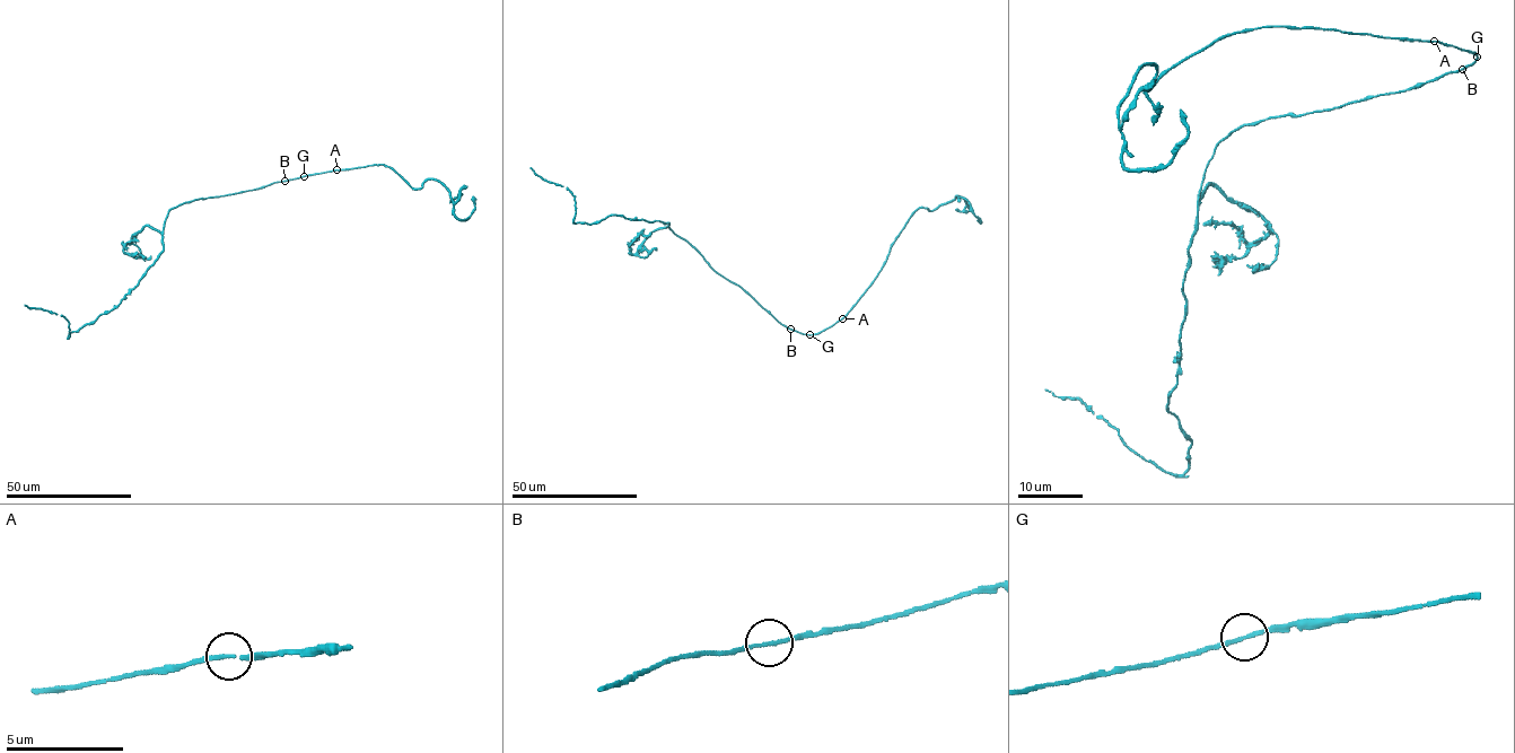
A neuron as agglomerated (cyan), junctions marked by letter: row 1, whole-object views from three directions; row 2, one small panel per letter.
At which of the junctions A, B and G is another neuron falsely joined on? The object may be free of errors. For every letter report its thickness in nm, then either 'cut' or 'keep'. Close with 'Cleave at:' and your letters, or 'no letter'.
A: 160 nm | keep
B: 130 nm | keep
G: 140 nm | keep
Cleave at: no letter

